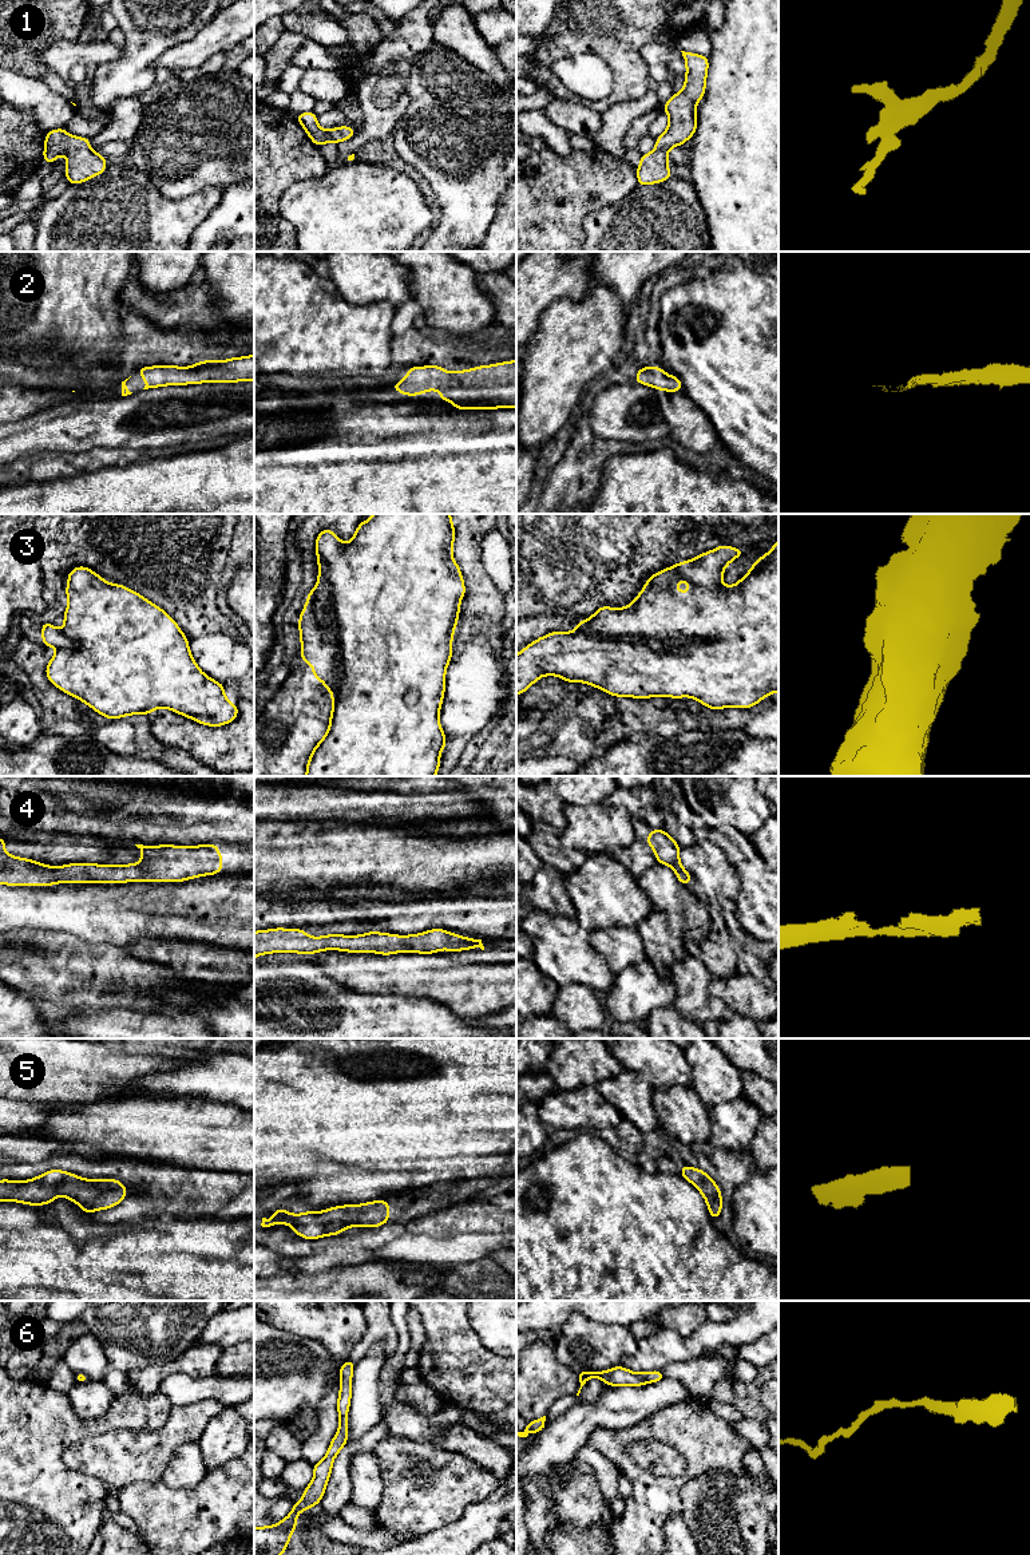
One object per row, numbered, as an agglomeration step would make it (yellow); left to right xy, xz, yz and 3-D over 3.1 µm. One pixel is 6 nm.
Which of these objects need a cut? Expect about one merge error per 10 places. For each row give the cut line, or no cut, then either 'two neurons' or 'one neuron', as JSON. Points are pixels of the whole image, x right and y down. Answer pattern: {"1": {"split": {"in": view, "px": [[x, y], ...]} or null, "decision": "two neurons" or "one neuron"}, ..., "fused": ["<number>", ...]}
{"1": {"split": null, "decision": "one neuron"}, "2": {"split": null, "decision": "one neuron"}, "3": {"split": {"in": "xz", "px": [[312, 589], [316, 618], [332, 630], [336, 645], [327, 685]]}, "decision": "two neurons"}, "4": {"split": null, "decision": "one neuron"}, "5": {"split": null, "decision": "one neuron"}, "6": {"split": null, "decision": "one neuron"}, "fused": ["3"]}

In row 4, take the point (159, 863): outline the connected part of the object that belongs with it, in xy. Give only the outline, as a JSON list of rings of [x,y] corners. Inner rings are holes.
[[[0,836],[0,883],[7,886],[54,886],[56,883],[86,883],[86,882],[95,882],[95,883],[126,883],[126,882],[183,882],[187,879],[194,879],[197,877],[203,875],[214,875],[221,874],[223,858],[218,850],[218,846],[214,843],[202,844],[202,846],[171,846],[171,844],[162,844],[162,846],[143,846],[135,844],[138,848],[142,850],[142,859],[139,863],[130,863],[130,864],[95,864],[95,863],[70,863],[59,867],[43,864],[40,862],[35,862],[27,858],[19,858],[9,855],[4,851],[5,839]]]

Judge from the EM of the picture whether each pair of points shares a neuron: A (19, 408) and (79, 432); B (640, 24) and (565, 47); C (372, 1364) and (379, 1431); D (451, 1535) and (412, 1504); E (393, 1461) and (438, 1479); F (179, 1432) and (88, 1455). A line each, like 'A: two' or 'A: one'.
A: two
B: one
C: two
D: two
E: one
F: one

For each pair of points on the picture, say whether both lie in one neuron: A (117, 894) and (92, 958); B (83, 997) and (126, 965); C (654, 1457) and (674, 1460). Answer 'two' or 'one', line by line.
A: two
B: one
C: one

